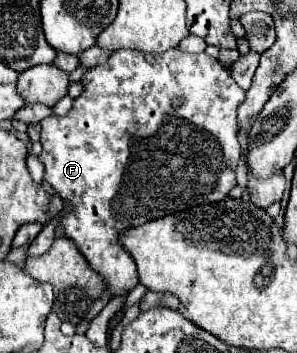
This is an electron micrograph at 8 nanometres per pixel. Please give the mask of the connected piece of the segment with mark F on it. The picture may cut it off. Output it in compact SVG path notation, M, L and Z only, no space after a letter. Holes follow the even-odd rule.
M173 47L169 51L165 51L163 55L143 55L139 51L115 51L107 63L97 65L93 69L89 69L83 77L81 77L81 85L83 85L83 93L73 101L73 107L67 115L59 117L59 115L49 115L47 119L41 121L41 145L43 151L39 155L39 161L45 167L45 181L57 191L57 195L67 201L73 209L69 213L63 213L59 219L59 225L65 229L65 237L69 237L77 249L85 255L87 263L95 269L101 271L101 275L105 275L105 283L109 283L109 291L113 291L113 297L129 293L131 289L135 289L135 285L139 283L137 279L137 269L135 269L135 261L133 257L119 245L117 241L117 233L129 229L129 227L137 227L143 225L151 219L159 219L171 213L177 213L181 209L189 209L195 205L203 205L203 203L217 203L221 199L227 197L227 193L235 187L235 169L237 169L237 161L241 157L241 147L237 141L237 105L243 103L245 99L245 91L233 81L229 69L225 69L217 59L199 53L199 55L189 55L183 53L179 47ZM181 97L183 105L181 107L173 107L173 99Z

